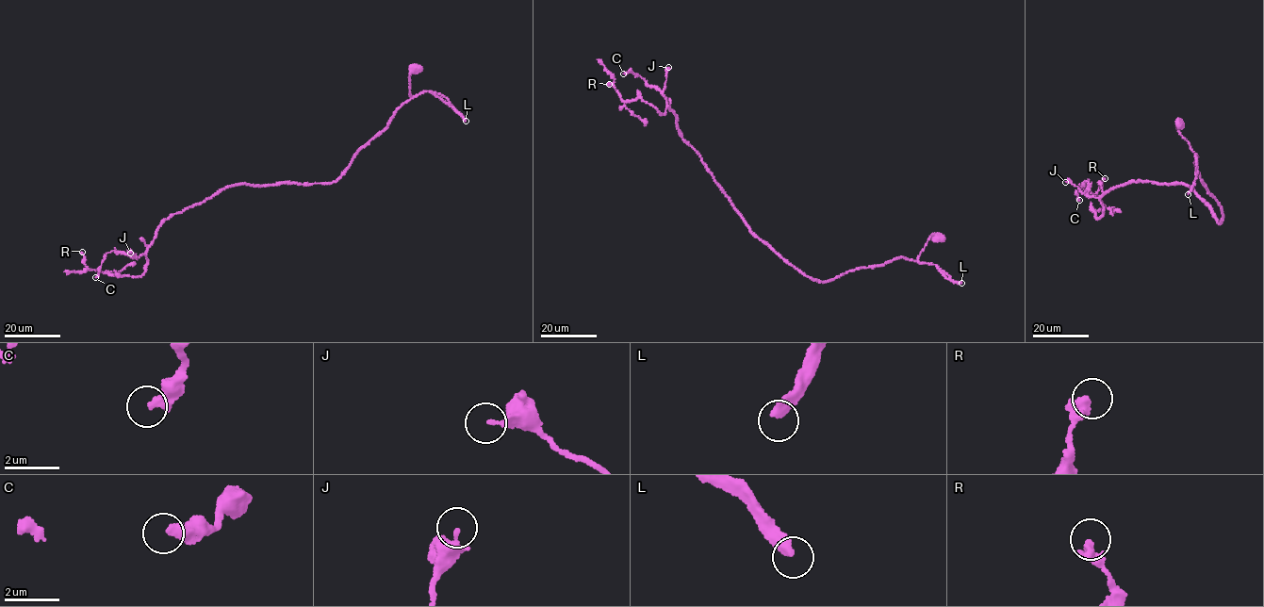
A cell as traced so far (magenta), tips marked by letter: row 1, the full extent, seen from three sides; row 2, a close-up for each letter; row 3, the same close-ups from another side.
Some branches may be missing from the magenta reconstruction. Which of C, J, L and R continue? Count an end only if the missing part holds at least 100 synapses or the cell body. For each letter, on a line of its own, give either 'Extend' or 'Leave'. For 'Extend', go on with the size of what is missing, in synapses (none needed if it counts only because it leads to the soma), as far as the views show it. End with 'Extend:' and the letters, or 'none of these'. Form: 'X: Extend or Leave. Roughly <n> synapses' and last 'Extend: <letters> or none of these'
C: Leave
J: Leave
L: Extend. Roughly 400 synapses
R: Leave
Extend: L

